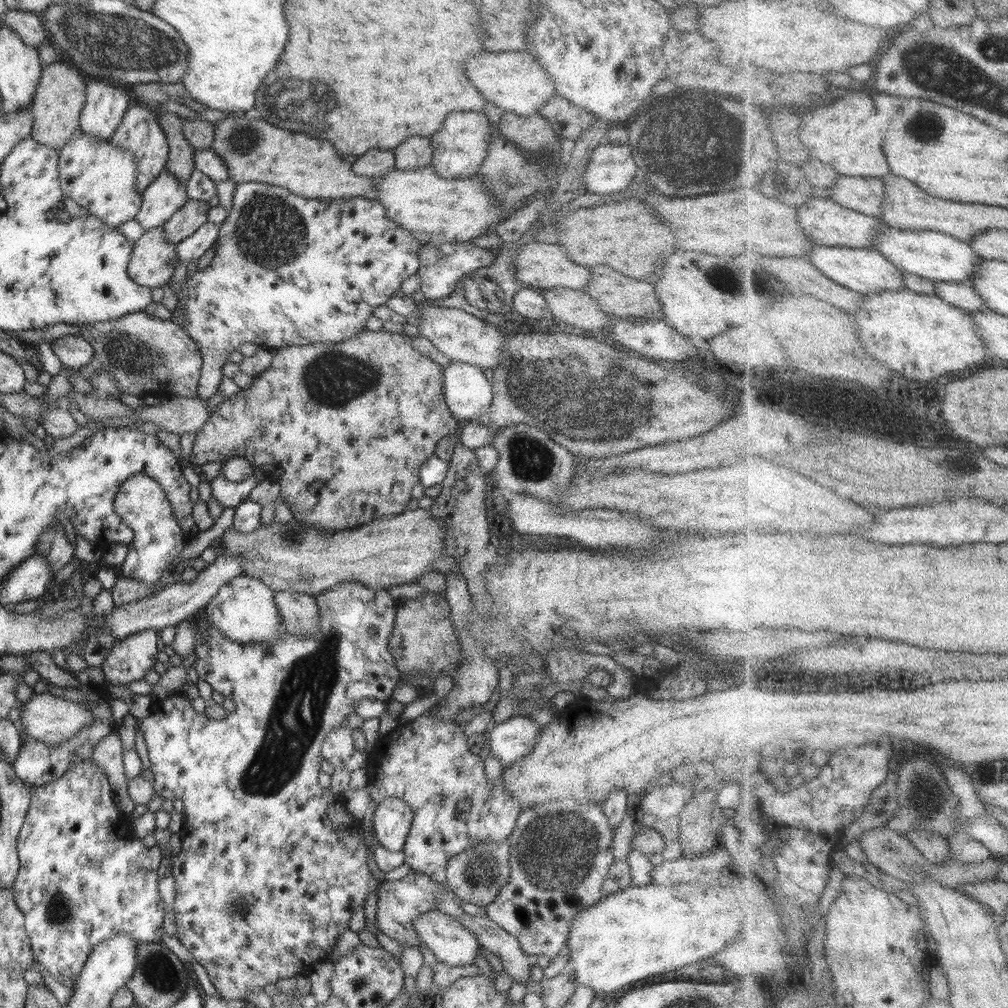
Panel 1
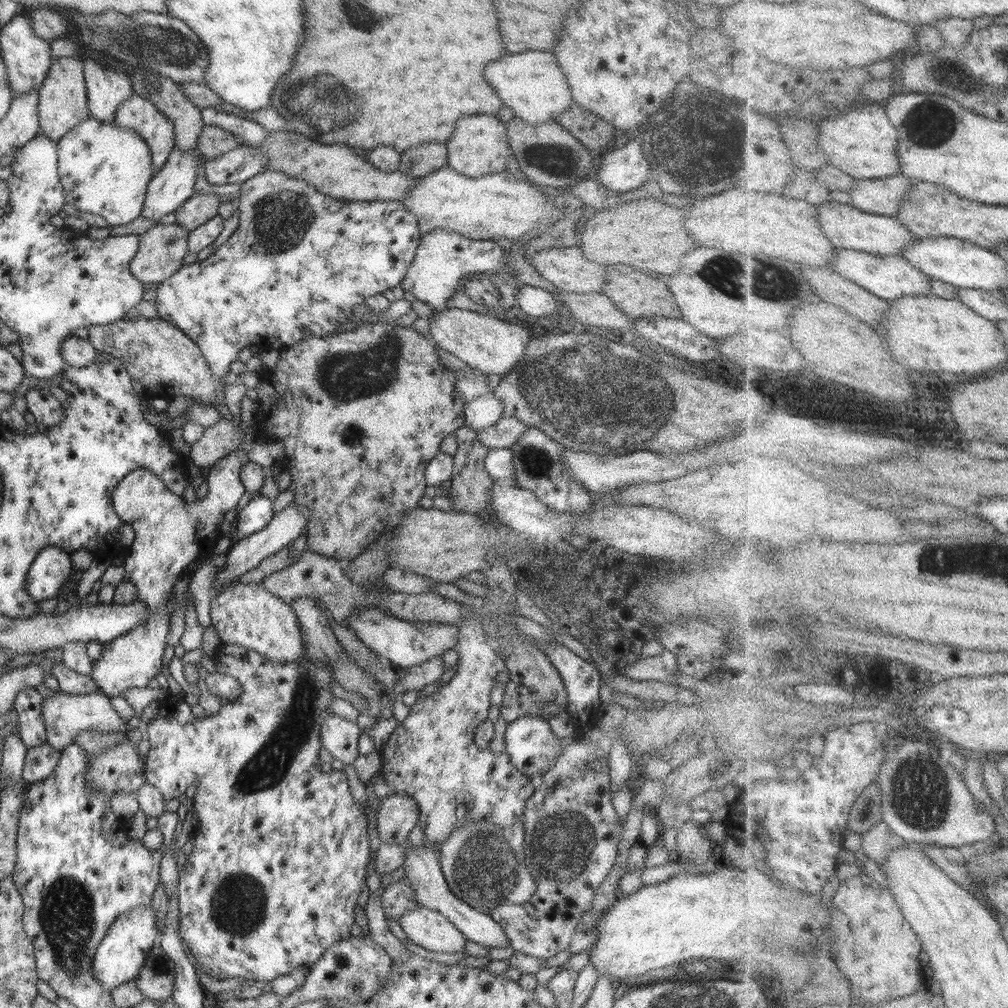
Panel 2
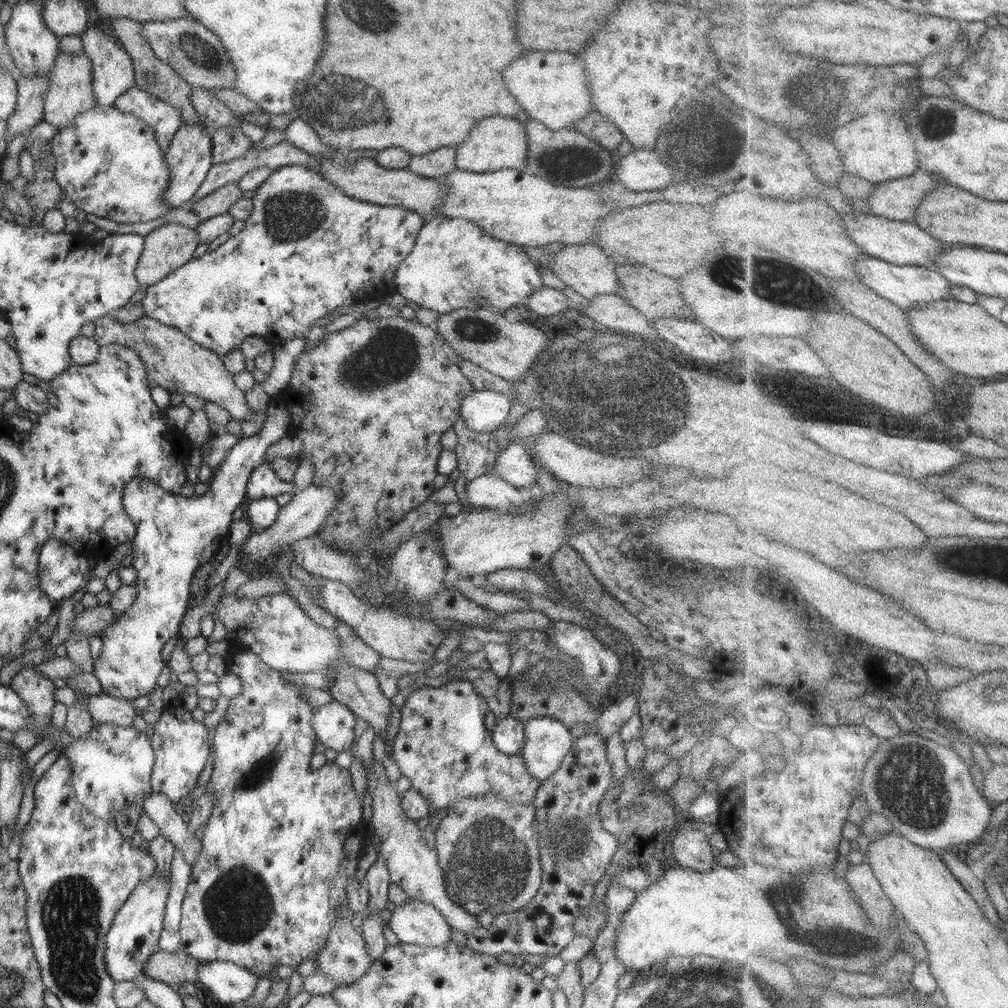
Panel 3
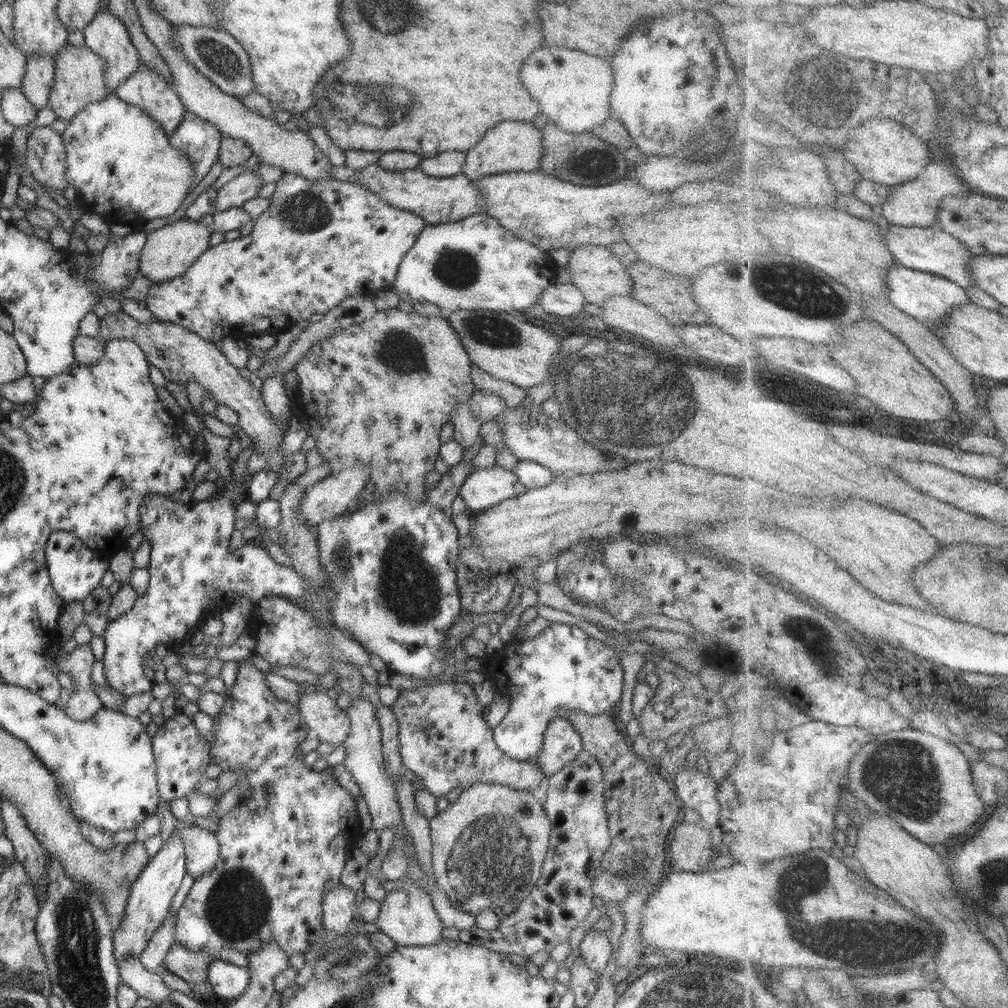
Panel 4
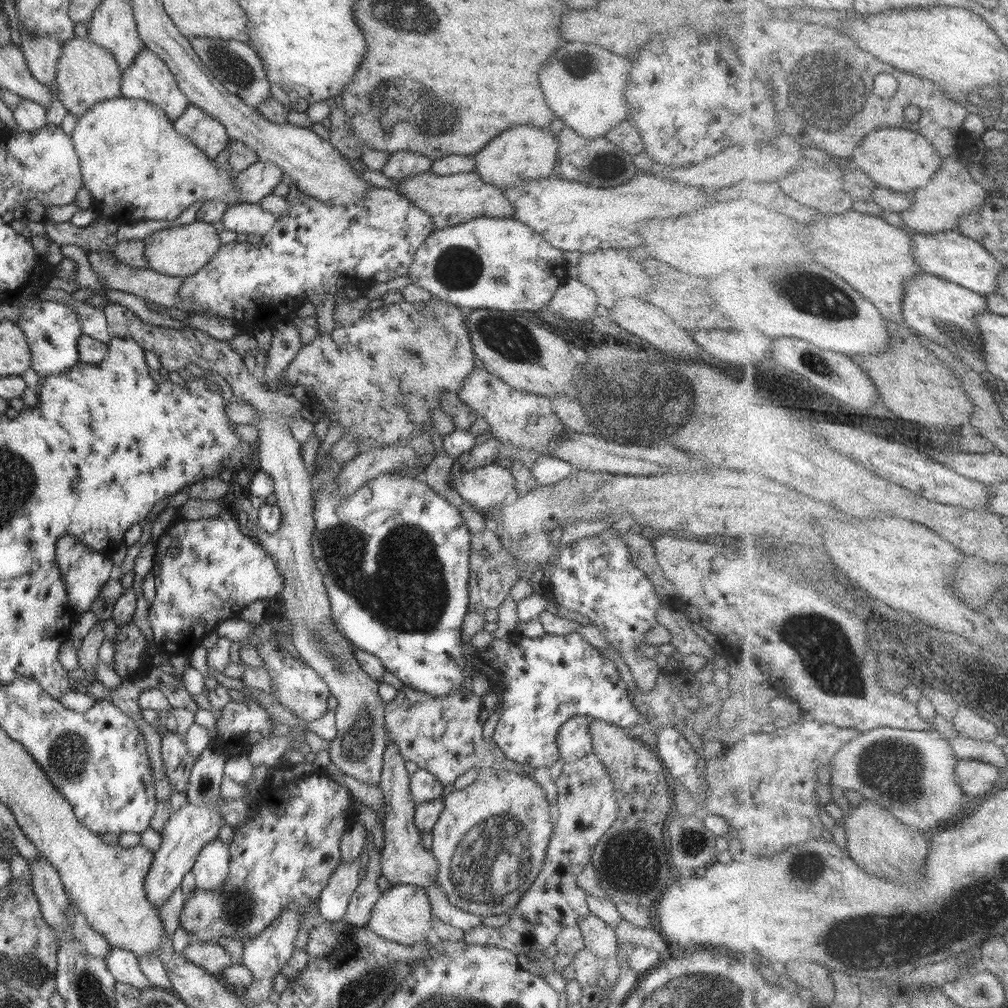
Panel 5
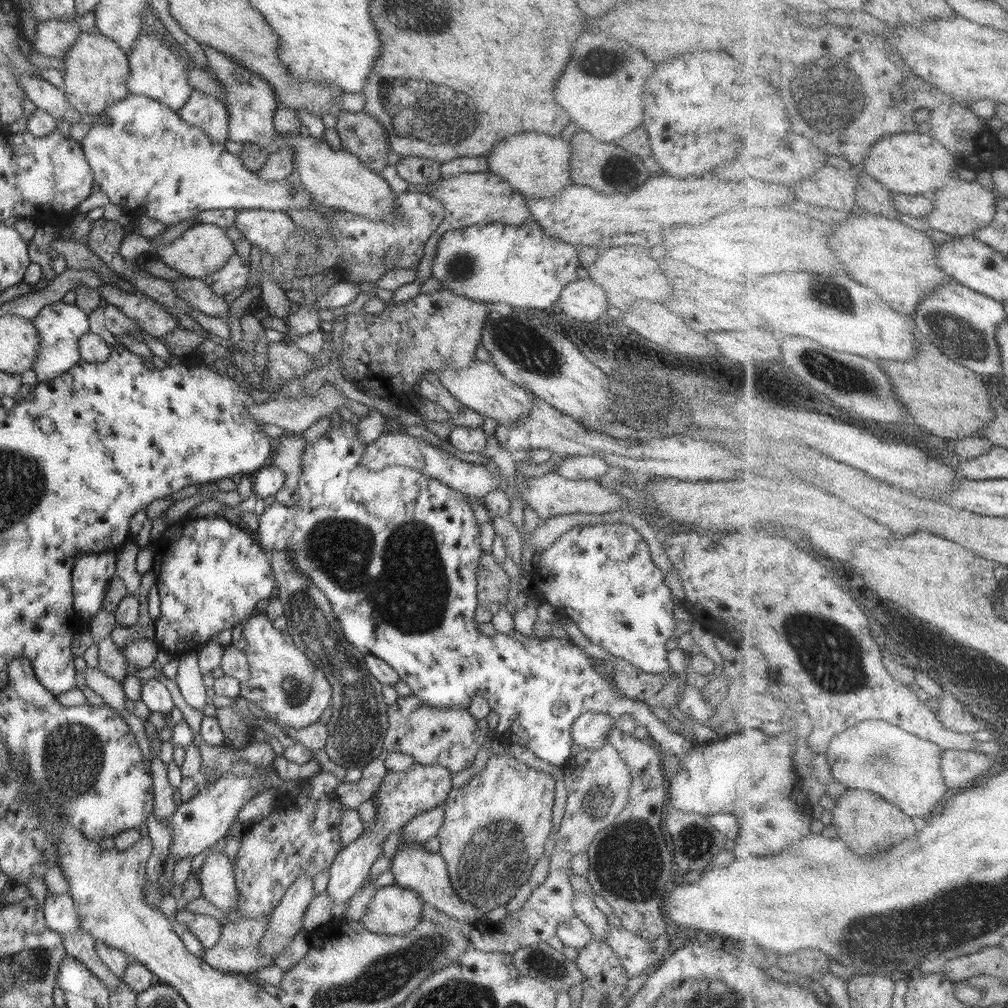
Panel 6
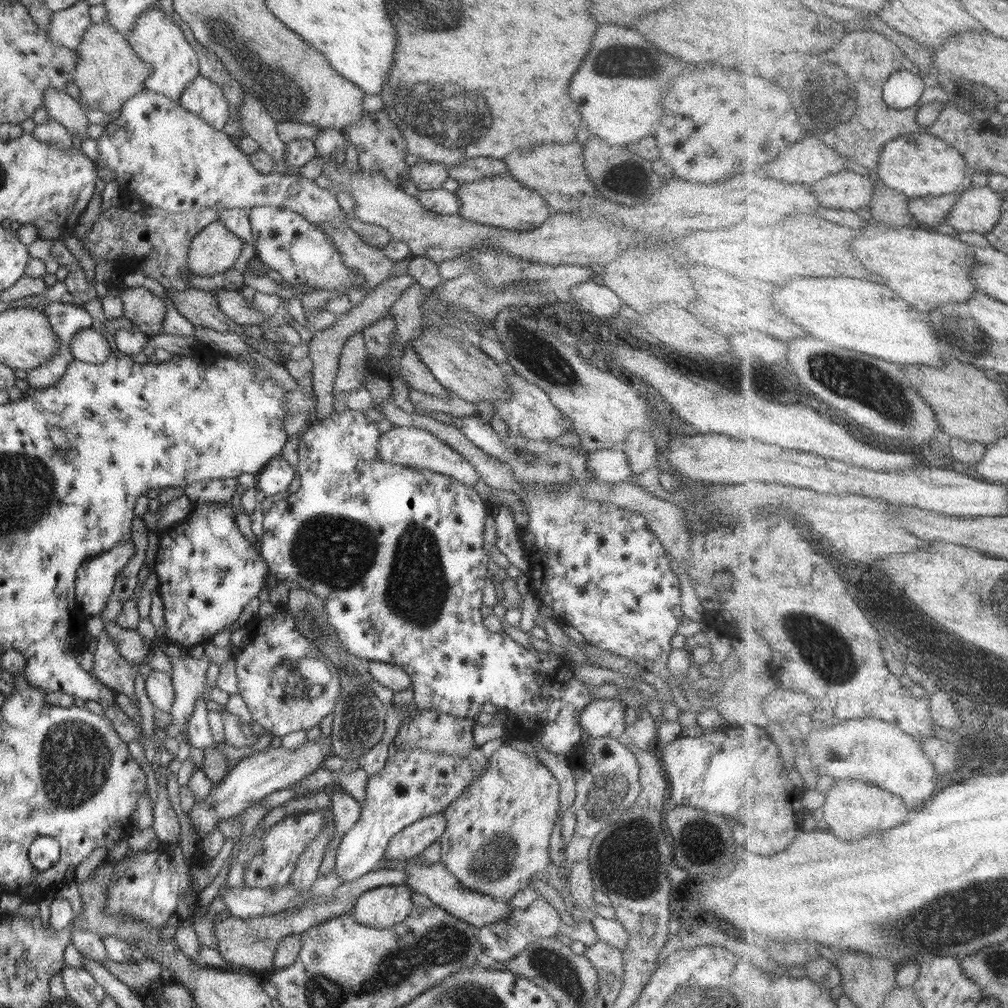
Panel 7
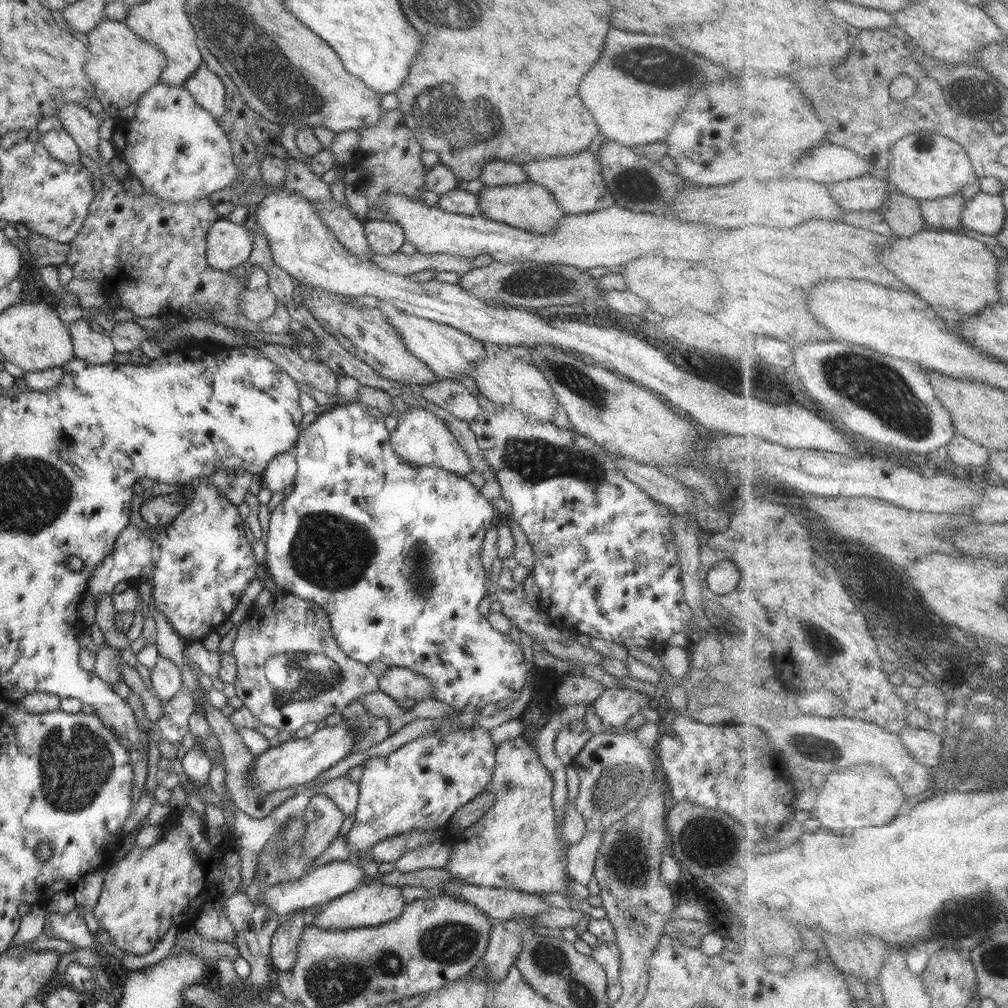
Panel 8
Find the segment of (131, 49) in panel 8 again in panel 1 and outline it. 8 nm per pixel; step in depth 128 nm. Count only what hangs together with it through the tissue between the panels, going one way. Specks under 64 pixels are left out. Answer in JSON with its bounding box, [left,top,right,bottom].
[30,61,86,150]

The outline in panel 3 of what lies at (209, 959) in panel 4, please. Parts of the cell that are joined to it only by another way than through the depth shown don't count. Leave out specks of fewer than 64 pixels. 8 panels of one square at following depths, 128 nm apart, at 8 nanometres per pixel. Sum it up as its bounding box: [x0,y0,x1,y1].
[143,949,200,991]

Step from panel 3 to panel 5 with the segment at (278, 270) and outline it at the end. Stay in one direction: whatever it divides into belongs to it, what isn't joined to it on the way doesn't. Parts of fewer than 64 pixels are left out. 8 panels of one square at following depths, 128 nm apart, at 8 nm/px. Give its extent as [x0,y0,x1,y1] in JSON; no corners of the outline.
[177,187,434,334]

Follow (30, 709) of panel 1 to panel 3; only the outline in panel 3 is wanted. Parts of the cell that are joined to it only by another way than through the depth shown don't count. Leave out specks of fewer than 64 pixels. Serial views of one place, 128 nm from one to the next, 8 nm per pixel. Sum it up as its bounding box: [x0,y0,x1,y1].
[85,693,141,728]

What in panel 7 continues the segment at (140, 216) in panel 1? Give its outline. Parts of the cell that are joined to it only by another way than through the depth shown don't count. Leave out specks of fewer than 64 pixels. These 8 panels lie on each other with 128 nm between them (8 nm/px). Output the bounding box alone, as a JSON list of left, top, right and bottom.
[180,75,229,130]

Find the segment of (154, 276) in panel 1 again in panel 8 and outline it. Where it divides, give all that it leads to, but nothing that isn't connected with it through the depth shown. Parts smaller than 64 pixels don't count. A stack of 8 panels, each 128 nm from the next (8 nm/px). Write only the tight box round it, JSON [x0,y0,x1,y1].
[205,219,252,270]

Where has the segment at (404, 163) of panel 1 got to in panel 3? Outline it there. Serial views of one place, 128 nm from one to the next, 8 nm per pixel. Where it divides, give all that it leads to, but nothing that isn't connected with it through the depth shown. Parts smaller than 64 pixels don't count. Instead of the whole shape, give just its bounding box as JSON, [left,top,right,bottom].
[407,147,456,178]

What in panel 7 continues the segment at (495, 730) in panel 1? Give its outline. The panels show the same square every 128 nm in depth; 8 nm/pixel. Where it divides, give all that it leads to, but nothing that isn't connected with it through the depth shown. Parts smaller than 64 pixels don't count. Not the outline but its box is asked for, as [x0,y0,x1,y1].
[579,700,624,739]

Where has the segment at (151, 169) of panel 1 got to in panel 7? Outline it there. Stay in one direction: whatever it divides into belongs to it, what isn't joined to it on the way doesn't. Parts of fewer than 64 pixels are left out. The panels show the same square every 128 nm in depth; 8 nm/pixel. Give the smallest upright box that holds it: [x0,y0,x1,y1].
[127,6,199,101]

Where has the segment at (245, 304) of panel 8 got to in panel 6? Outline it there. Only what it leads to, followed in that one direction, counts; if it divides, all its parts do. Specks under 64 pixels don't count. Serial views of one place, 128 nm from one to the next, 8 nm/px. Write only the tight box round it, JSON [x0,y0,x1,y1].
[172,277,230,319]

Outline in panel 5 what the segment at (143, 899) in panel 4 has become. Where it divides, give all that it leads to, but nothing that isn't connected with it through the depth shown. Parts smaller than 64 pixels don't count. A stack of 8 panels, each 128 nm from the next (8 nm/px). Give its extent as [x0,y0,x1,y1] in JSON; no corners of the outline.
[144,802,224,908]

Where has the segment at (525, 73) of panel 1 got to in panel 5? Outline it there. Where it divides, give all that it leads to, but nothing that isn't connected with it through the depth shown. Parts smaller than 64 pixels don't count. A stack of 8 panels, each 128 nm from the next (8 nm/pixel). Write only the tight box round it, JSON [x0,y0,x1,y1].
[538,42,630,139]

